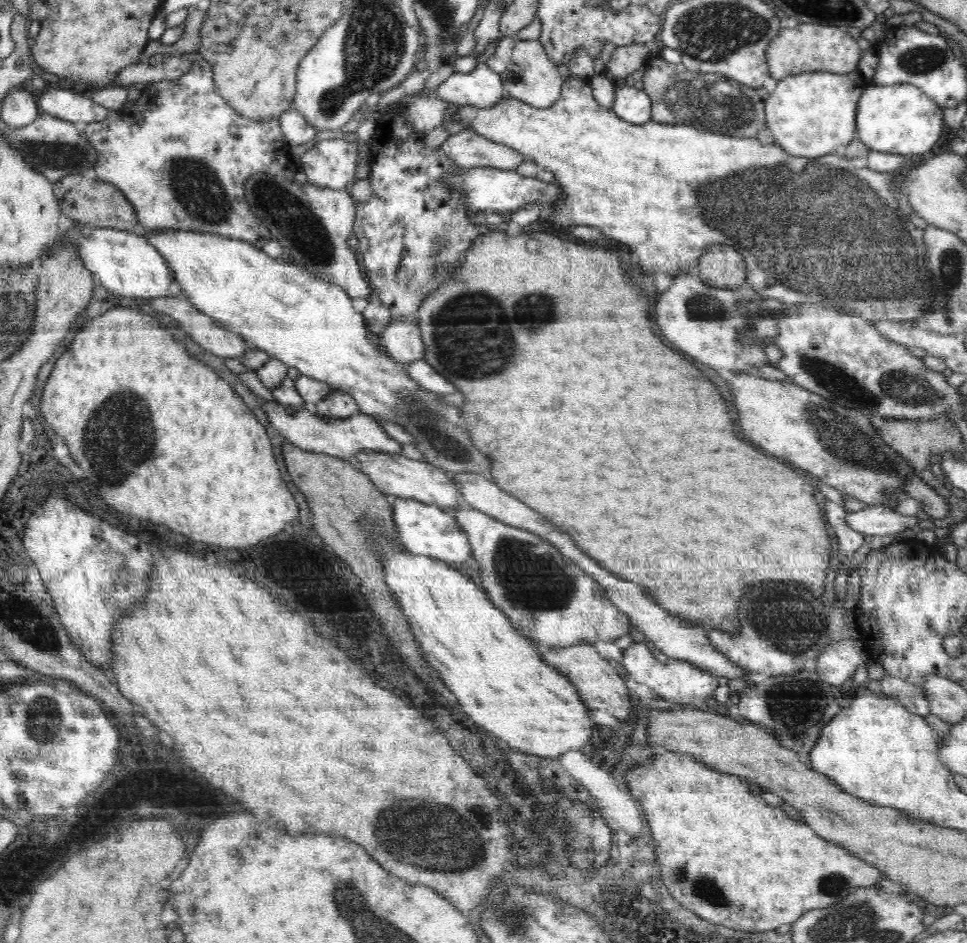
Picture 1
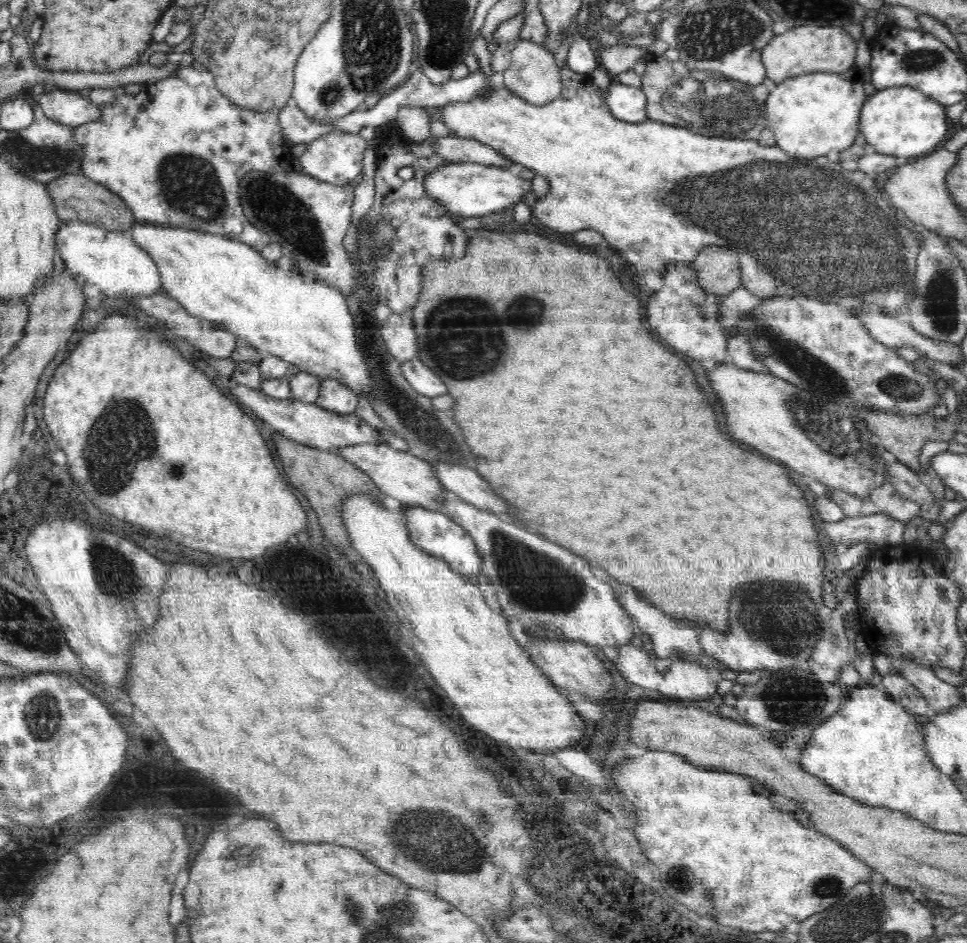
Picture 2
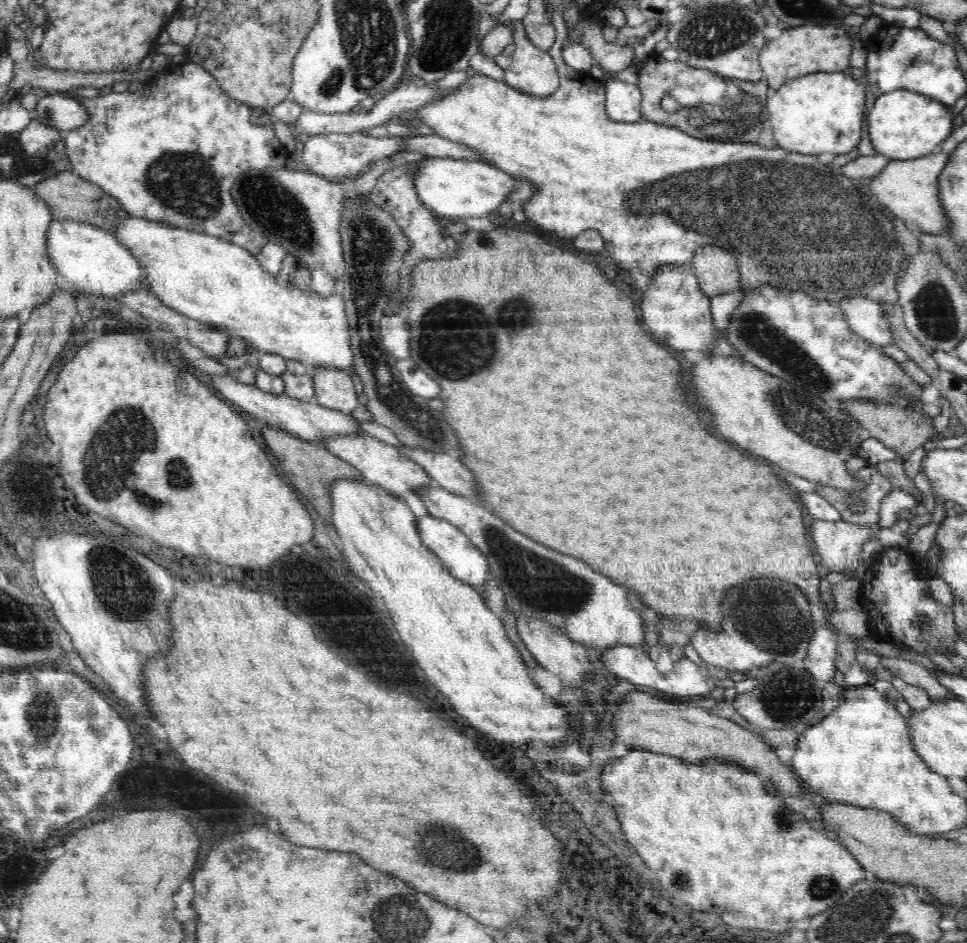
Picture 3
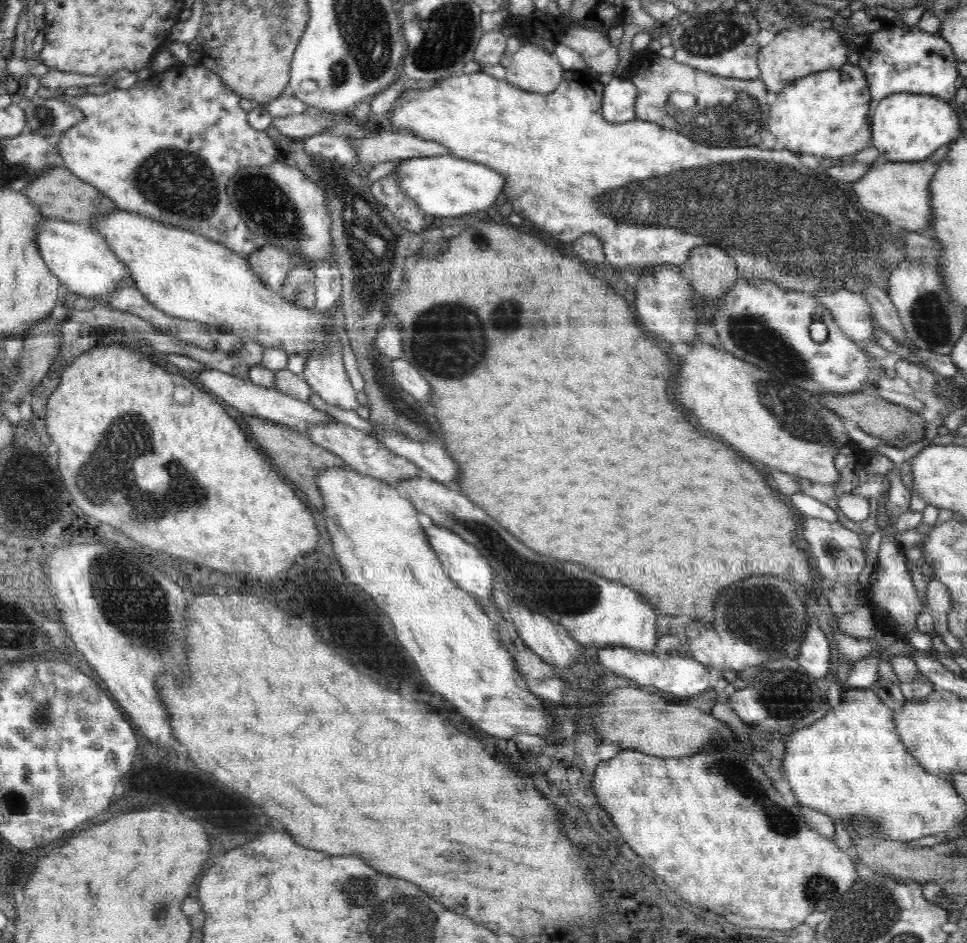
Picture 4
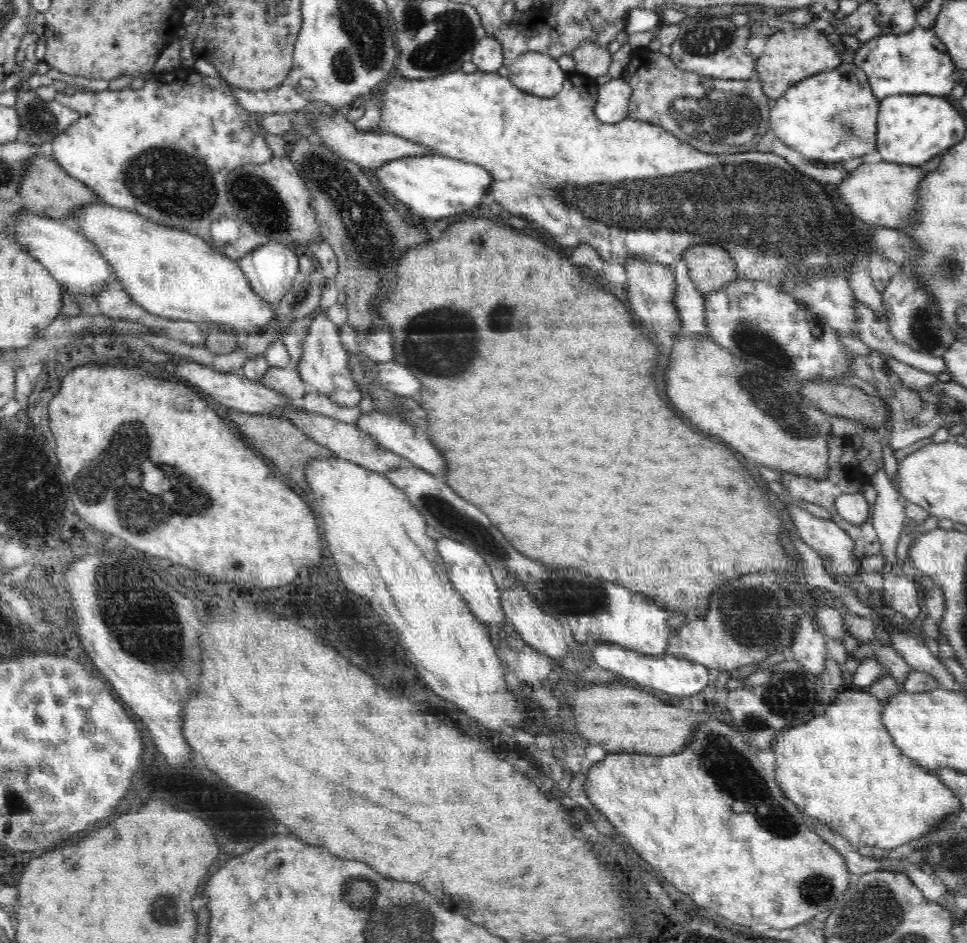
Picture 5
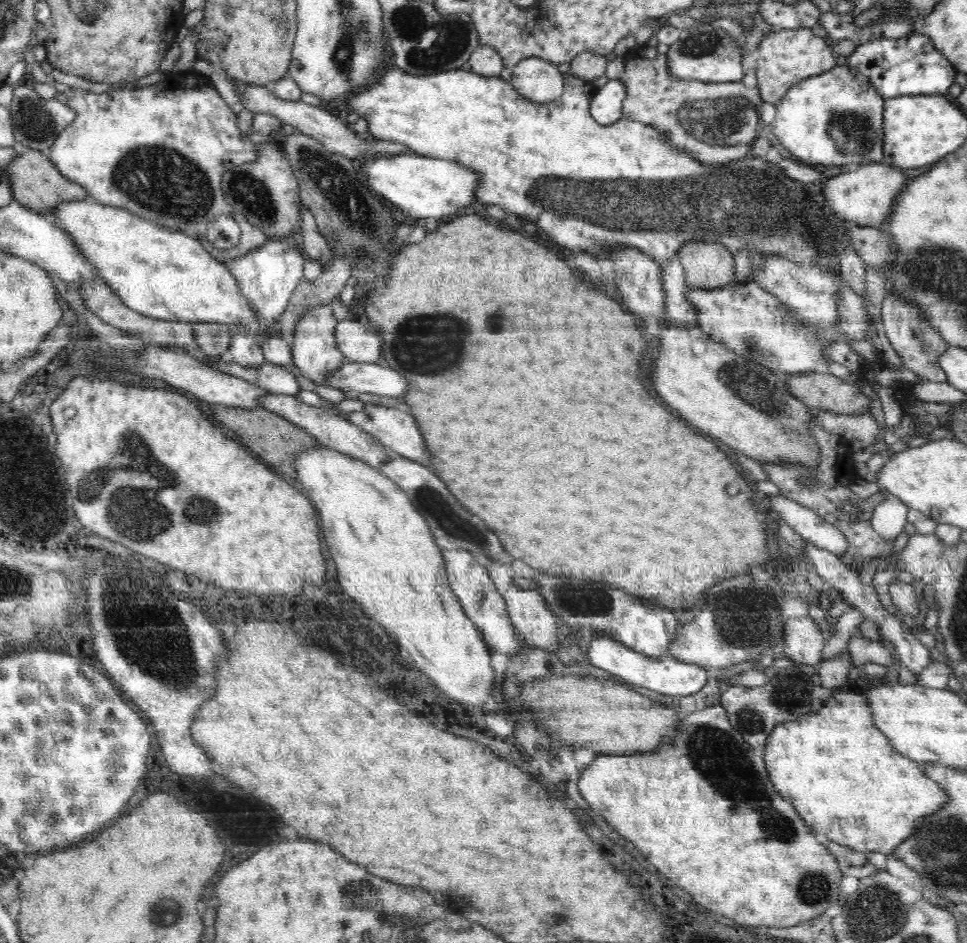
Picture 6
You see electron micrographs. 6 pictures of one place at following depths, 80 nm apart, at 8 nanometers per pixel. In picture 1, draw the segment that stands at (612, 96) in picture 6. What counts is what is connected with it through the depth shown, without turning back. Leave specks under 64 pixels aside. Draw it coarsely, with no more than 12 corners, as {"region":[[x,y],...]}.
{"region":[[617,83],[611,111],[641,125],[651,120],[652,100]]}

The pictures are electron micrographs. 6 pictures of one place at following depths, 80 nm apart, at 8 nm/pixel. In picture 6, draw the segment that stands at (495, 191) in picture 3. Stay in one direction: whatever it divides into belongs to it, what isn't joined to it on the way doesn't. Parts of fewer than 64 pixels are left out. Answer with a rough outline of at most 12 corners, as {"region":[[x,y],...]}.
{"region":[[416,153],[362,160],[404,220],[470,205],[481,175]]}

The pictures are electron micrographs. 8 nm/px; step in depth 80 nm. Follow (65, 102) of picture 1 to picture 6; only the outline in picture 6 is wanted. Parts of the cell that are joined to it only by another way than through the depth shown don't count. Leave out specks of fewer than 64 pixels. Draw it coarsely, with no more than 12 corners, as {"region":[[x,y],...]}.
{"region":[[14,88],[8,108],[15,143],[50,148],[74,122],[74,109]]}

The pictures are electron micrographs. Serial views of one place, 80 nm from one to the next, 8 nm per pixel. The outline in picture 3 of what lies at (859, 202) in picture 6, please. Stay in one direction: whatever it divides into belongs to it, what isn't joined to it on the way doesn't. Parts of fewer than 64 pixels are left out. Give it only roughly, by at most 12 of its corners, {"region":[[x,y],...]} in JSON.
{"region":[[937,150],[890,161],[869,192],[918,233],[942,235],[947,218]]}

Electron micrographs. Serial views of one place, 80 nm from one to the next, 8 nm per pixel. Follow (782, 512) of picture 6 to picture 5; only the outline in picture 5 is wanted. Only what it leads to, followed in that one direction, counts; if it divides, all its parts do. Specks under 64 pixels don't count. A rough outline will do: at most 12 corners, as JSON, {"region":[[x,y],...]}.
{"region":[[781,501],[801,540],[834,582],[850,584],[861,562],[854,540],[831,519]]}

